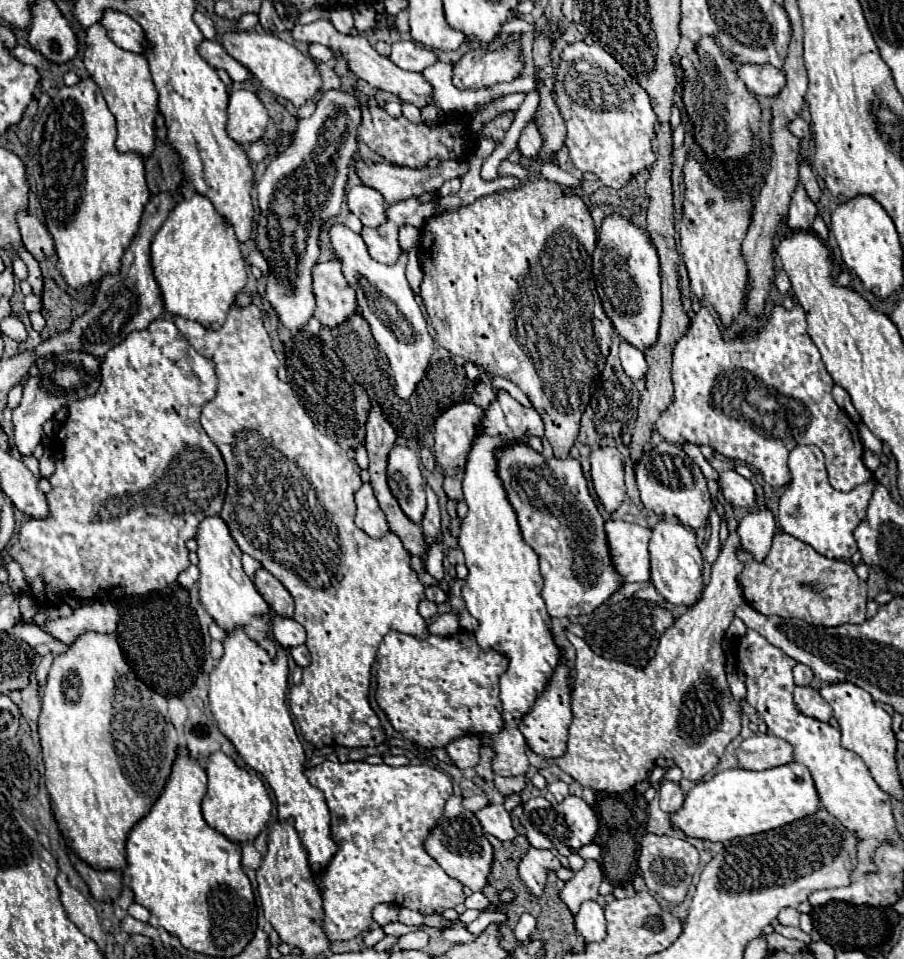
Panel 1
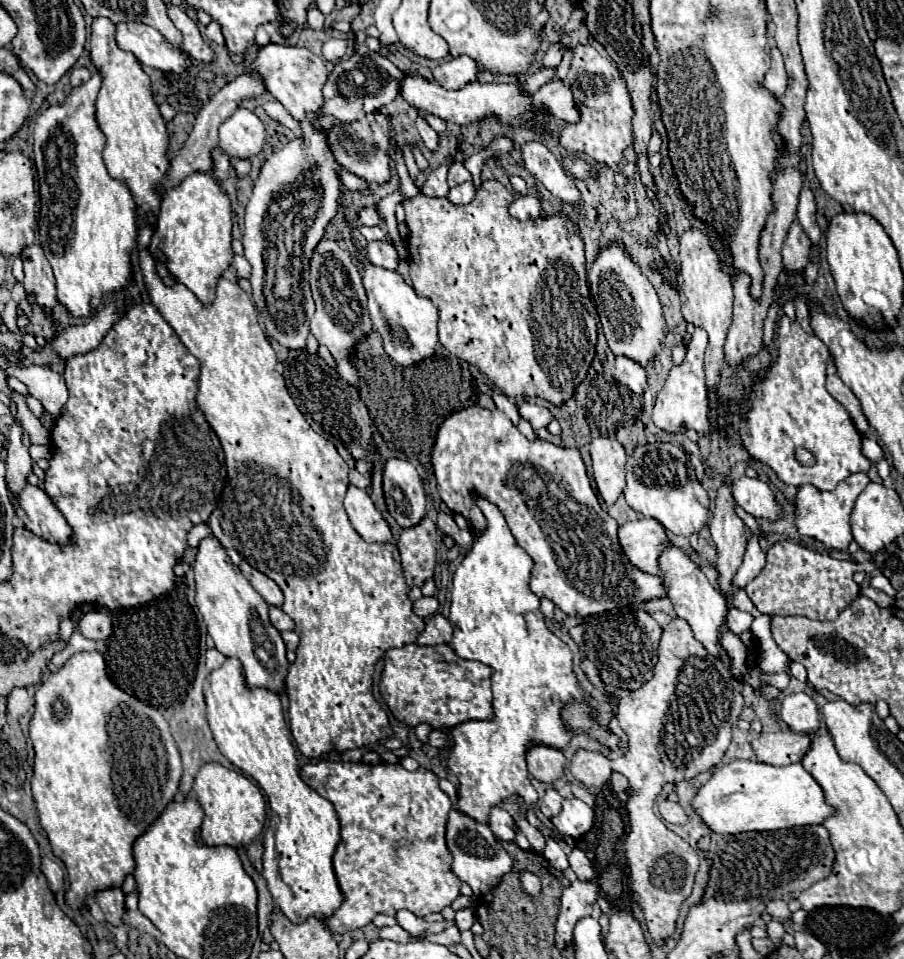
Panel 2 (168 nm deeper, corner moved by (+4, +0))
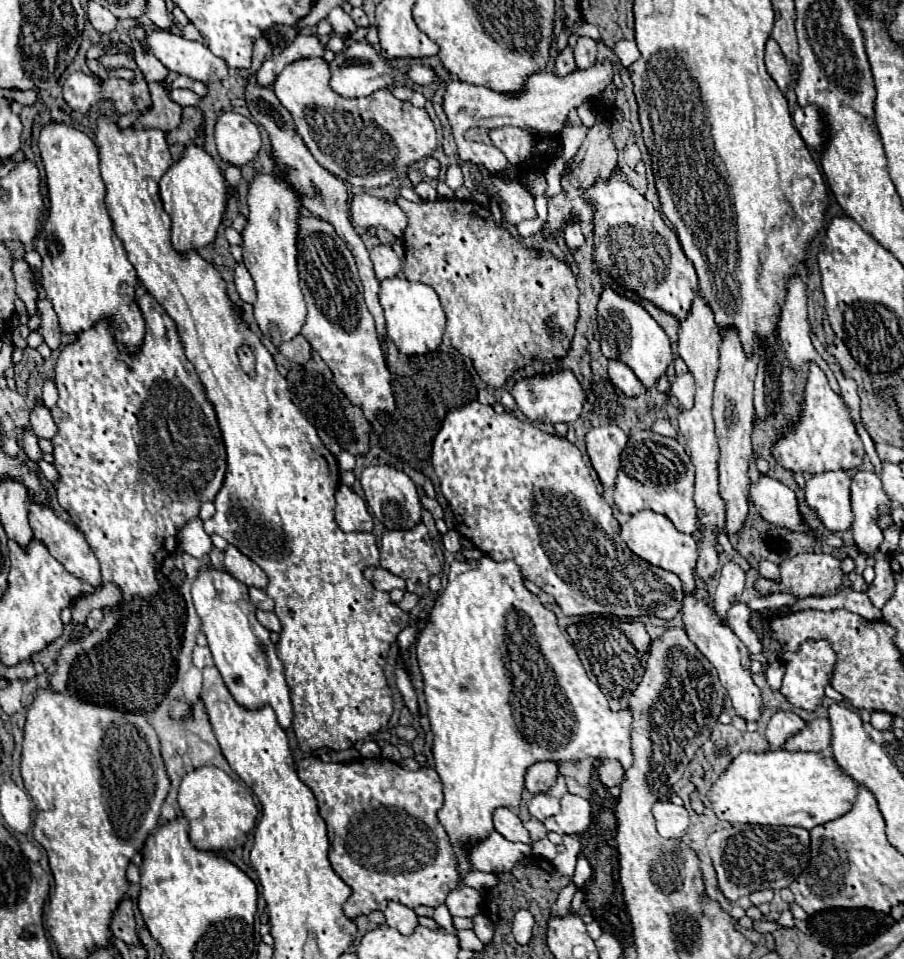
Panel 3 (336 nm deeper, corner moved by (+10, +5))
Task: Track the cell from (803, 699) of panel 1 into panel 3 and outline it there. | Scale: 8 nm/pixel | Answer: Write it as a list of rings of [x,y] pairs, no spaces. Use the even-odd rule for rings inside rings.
[[[778,710],[772,714],[768,726],[766,726],[766,740],[770,744],[770,750],[778,750],[786,744],[790,736],[794,736],[798,730],[802,730],[804,720],[790,712],[790,710]]]

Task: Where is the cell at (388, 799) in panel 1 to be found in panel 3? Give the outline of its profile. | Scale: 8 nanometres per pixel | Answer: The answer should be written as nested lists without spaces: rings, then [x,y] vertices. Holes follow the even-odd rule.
[[[304,758],[298,762],[298,778],[318,800],[318,812],[326,822],[330,838],[330,864],[352,888],[352,896],[344,904],[348,918],[370,914],[372,910],[386,910],[392,900],[408,908],[416,908],[418,904],[440,906],[458,886],[458,862],[448,834],[436,816],[442,808],[442,780],[434,768],[412,772],[386,758],[348,764],[326,764],[318,758]]]

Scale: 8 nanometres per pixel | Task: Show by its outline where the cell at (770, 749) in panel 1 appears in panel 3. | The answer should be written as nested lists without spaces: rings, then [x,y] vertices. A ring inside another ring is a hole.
[[[816,718],[806,728],[802,728],[796,736],[792,736],[784,748],[790,752],[822,752],[826,756],[832,754],[832,728],[828,718]]]

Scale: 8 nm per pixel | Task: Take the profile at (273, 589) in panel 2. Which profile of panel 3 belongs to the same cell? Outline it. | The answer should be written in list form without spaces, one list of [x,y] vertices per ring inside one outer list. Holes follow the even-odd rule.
[[[236,546],[226,548],[224,566],[236,580],[240,580],[246,586],[266,588],[266,584],[268,584],[268,576],[264,574],[264,570],[250,558],[246,558]]]

